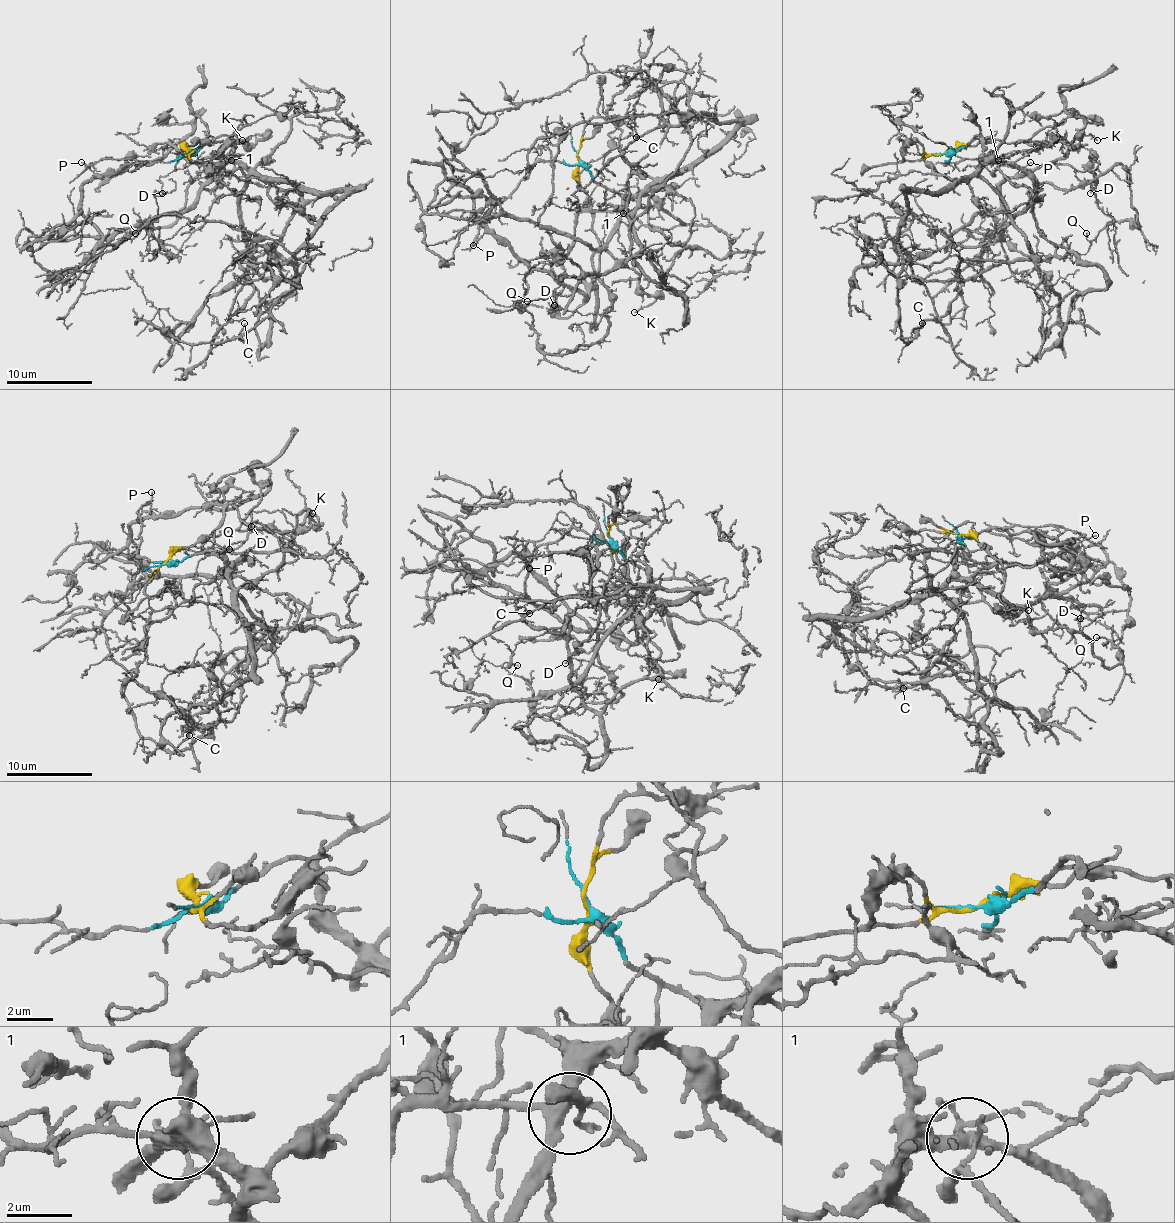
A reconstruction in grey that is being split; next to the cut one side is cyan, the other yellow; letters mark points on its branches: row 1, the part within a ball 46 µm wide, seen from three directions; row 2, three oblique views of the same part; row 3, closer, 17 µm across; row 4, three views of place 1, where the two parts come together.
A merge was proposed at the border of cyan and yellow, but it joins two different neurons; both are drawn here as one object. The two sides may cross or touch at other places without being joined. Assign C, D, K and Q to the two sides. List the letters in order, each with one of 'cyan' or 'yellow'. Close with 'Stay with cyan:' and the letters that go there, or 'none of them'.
C: cyan
D: cyan
K: yellow
Q: cyan
Stay with cyan: C, D, Q

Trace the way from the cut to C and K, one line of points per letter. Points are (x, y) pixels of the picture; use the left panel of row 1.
C: (186, 153), (227, 136), (233, 153), (270, 179), (346, 192), (307, 242), (302, 272), (237, 337), (244, 324)
K: (186, 153), (186, 149), (196, 140), (246, 142), (250, 147), (263, 136), (259, 134), (242, 140)

